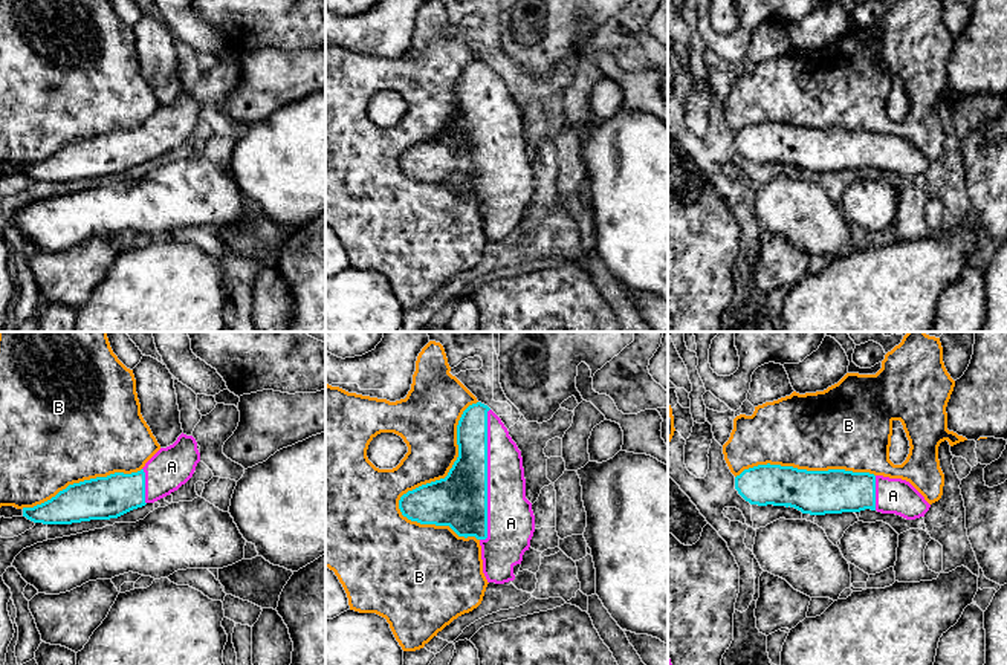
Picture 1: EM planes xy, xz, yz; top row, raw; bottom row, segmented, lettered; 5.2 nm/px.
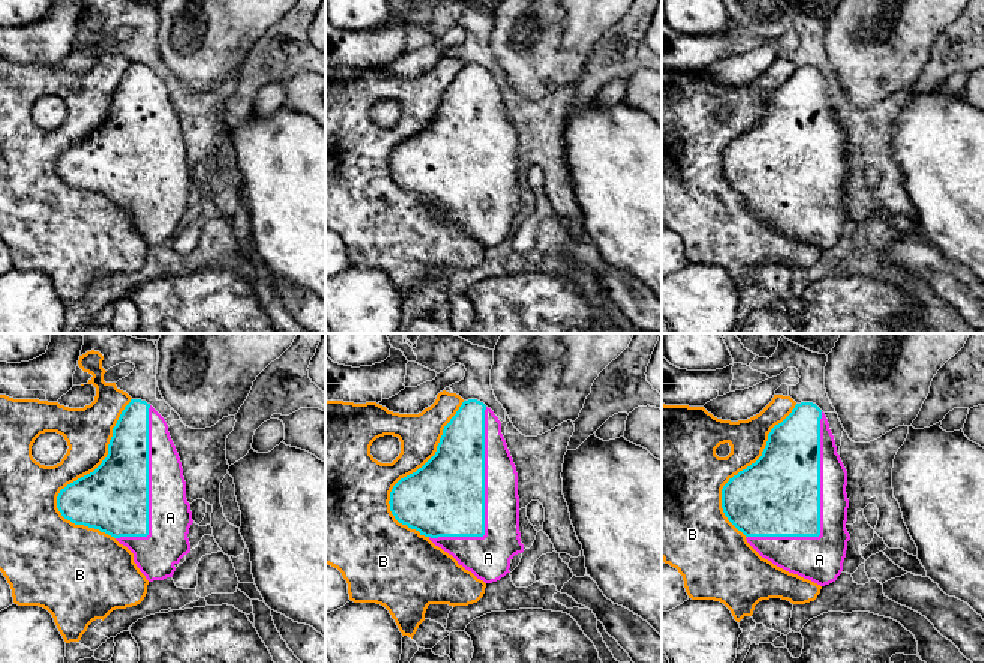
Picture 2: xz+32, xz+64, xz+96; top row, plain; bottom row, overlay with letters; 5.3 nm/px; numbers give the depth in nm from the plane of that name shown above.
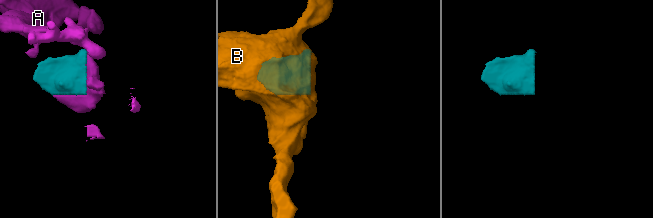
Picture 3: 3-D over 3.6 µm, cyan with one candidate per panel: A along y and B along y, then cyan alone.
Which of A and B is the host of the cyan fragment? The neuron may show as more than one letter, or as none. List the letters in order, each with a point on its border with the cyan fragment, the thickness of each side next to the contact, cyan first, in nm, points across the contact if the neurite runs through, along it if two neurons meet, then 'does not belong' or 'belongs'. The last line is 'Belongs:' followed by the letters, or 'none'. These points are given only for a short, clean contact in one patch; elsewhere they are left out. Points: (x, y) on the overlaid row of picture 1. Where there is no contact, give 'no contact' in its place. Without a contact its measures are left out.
A: meets cyan in xz at (486, 476); 280 nm thick on the cyan side, 240 nm on the other; belongs
B: meets cyan in xz at (416, 488); 280 nm thick on the cyan side, 300 nm on the other; does not belong
Belongs: A

